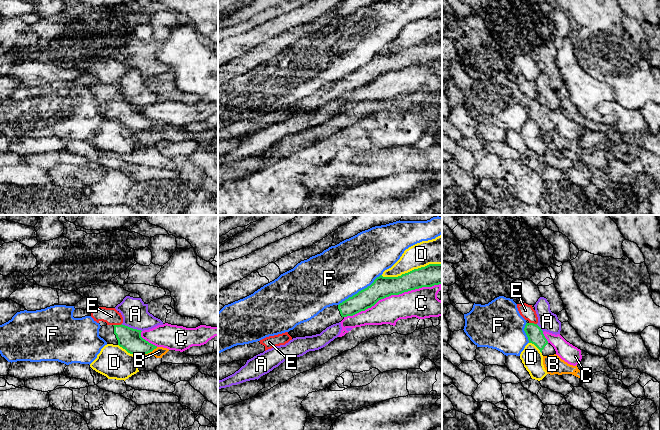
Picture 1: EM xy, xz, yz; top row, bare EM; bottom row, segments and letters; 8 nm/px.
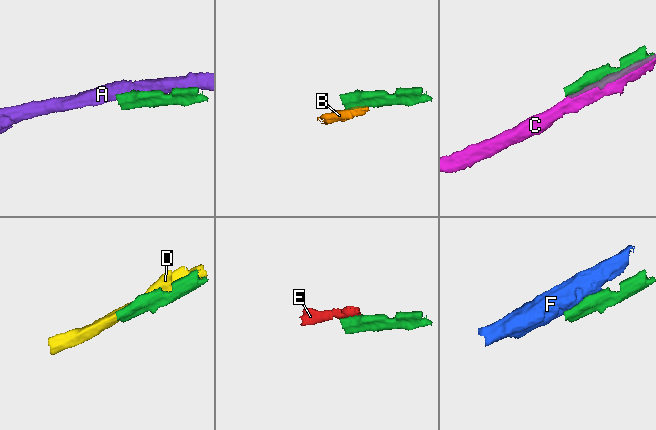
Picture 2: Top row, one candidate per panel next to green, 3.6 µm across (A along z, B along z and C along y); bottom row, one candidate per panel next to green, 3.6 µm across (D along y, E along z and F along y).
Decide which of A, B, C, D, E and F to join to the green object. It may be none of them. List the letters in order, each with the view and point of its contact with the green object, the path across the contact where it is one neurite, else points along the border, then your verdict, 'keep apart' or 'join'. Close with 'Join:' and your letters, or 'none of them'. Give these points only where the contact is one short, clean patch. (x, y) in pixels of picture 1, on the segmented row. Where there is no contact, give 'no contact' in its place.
A: contact xy (131, 328); keep apart
B: contact xy (150, 351); border xy (157, 347), (144, 354); keep apart
C: contact xz (392, 294); keep apart
D: contact xz (412, 270); keep apart
E: contact xy (117, 325); border xy (121, 323), (113, 325); keep apart
F: contact xz (359, 291); keep apart
Join: none of them

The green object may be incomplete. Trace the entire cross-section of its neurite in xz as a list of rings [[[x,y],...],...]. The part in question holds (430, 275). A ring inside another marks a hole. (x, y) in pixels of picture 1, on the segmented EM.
[[[429,264],[398,277],[383,277],[380,275],[367,288],[349,297],[339,305],[325,308],[311,320],[297,325],[288,334],[292,339],[320,334],[327,327],[341,322],[345,317],[353,316],[371,308],[381,299],[439,284],[442,284],[442,264]]]

